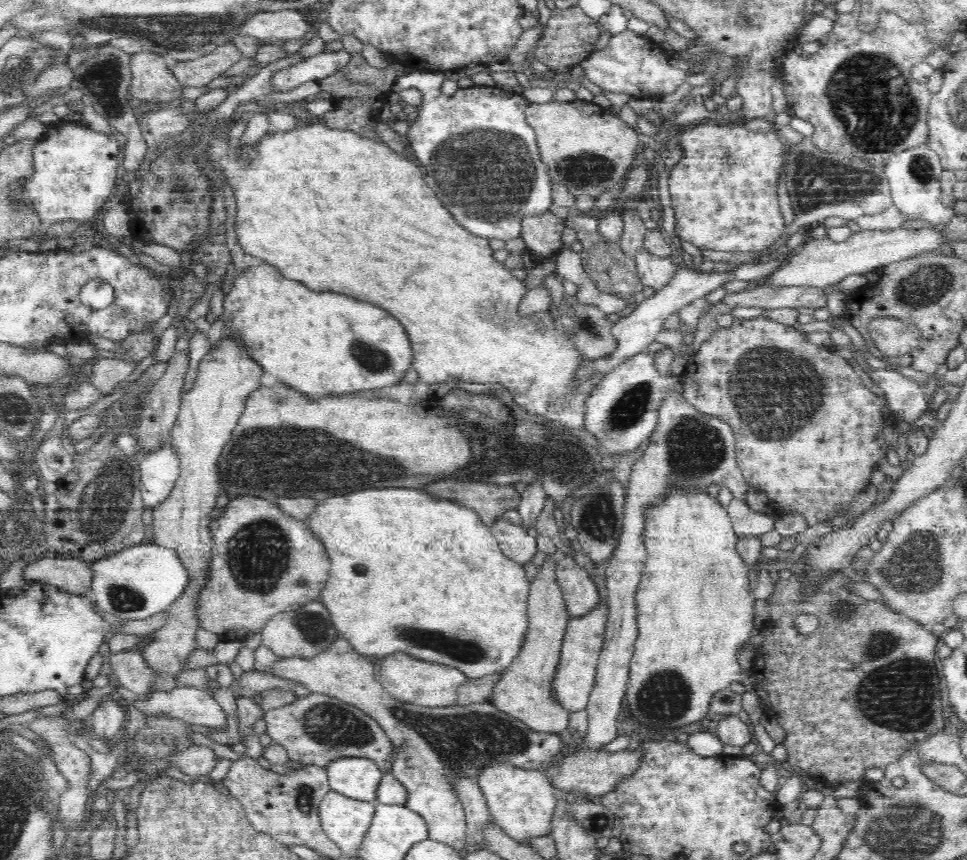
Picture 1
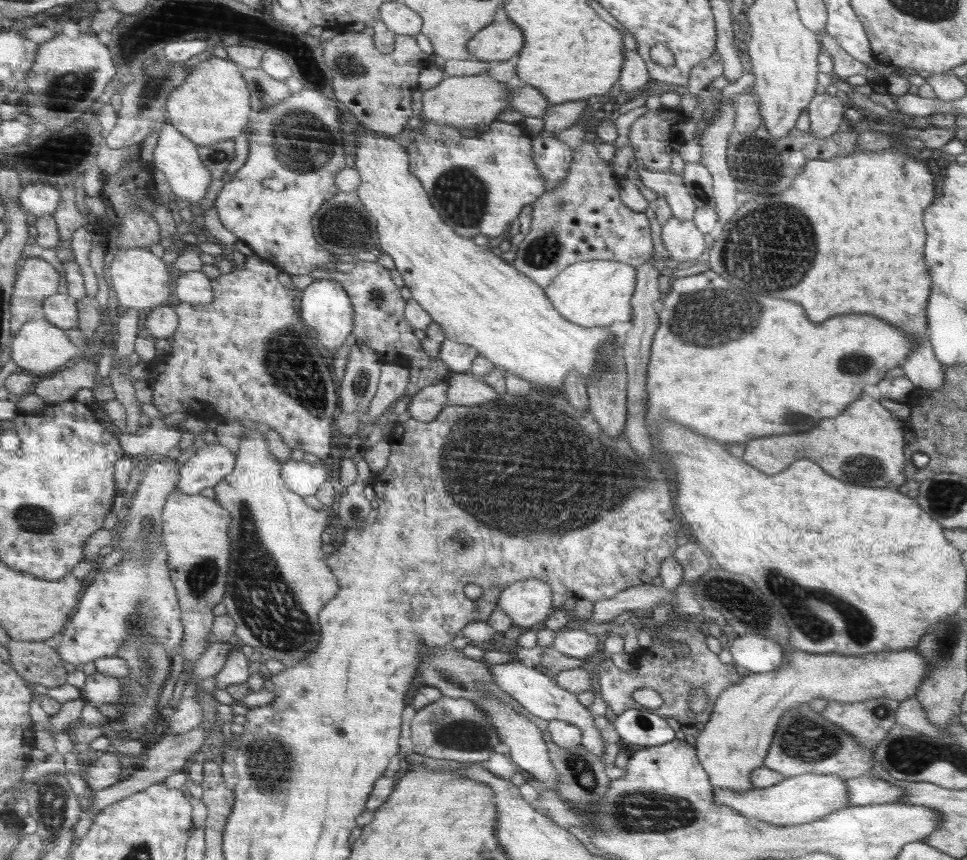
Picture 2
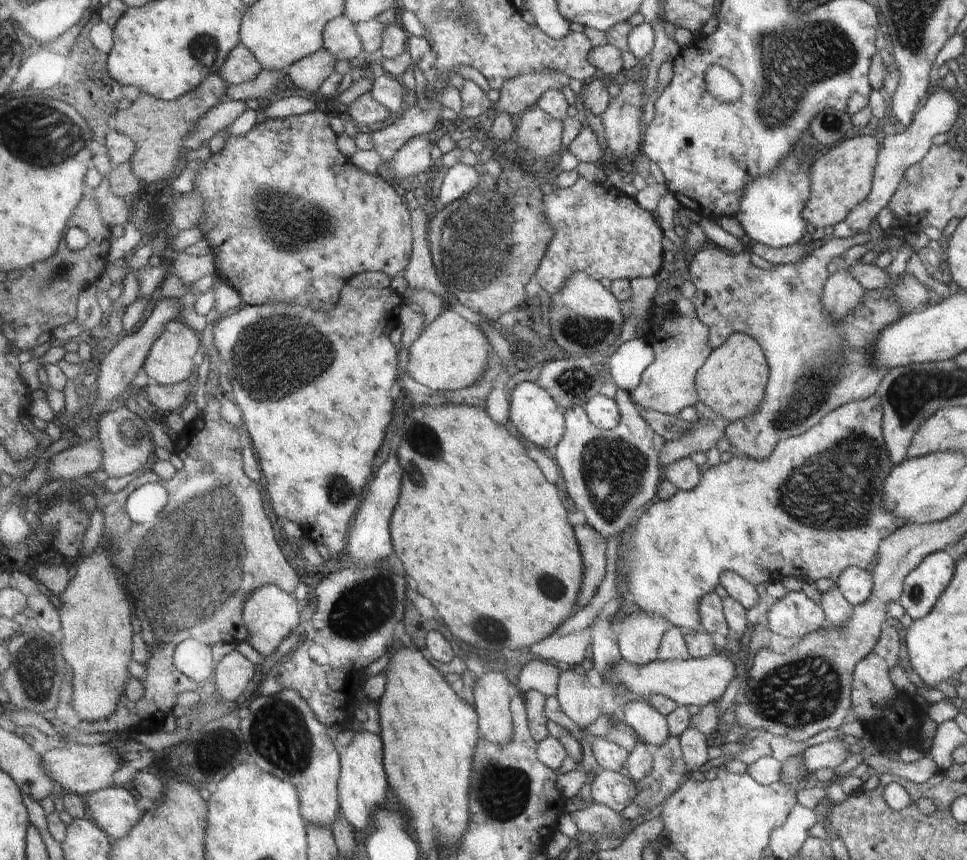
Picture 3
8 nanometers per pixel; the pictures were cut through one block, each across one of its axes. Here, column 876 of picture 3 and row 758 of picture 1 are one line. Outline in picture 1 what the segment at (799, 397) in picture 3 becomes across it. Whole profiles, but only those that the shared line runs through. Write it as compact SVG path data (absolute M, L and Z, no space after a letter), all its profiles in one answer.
M310 692L306 698L264 713L266 733L272 742L288 752L292 763L326 768L328 764L344 758L373 760L382 773L390 773L395 749L385 730L368 714L333 696Z

